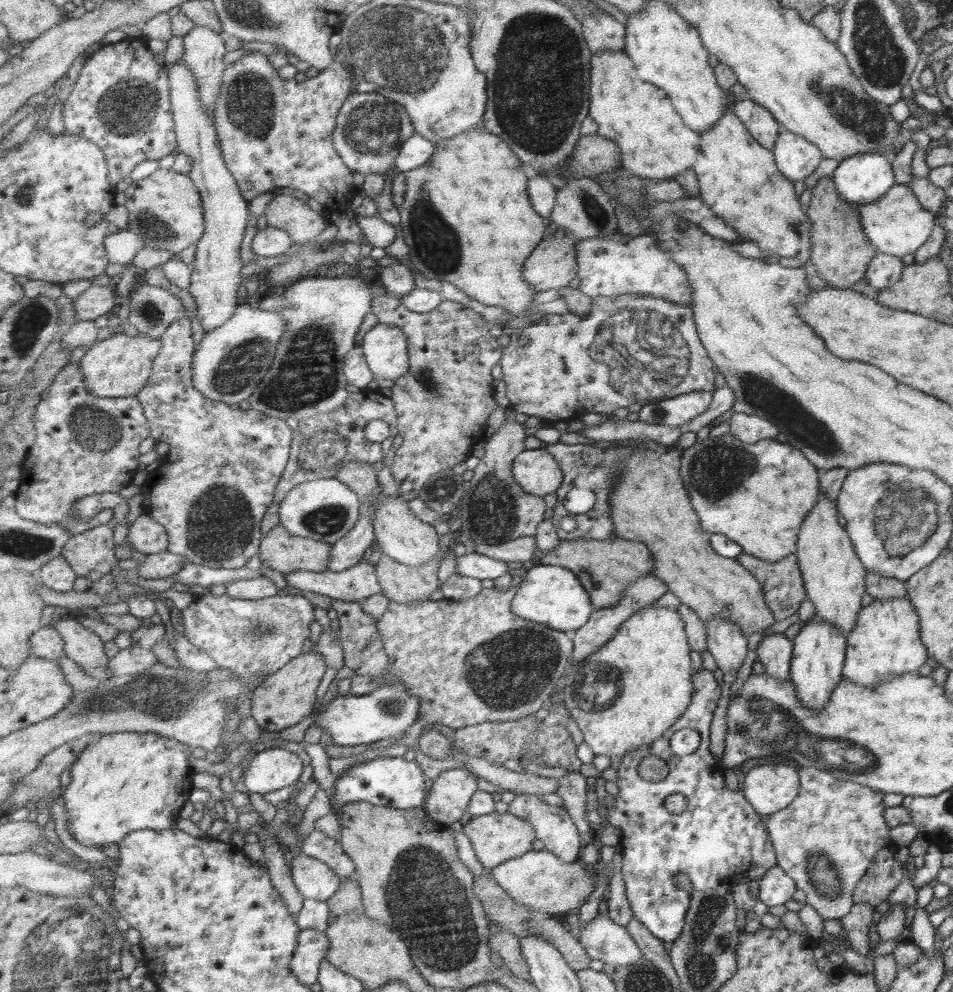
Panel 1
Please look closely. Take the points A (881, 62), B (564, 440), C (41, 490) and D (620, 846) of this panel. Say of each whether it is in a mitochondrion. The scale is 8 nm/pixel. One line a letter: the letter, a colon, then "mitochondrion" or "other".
A: mitochondrion
B: other
C: other
D: other

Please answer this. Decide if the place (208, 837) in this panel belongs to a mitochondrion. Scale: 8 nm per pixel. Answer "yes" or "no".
no

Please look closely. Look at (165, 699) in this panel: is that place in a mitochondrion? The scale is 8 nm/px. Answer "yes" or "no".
yes

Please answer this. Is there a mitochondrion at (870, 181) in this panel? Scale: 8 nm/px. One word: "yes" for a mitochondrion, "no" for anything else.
no

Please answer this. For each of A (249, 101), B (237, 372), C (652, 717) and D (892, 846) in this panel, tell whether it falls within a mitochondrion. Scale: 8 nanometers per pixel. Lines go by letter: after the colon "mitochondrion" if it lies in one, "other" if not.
A: mitochondrion
B: mitochondrion
C: other
D: other

